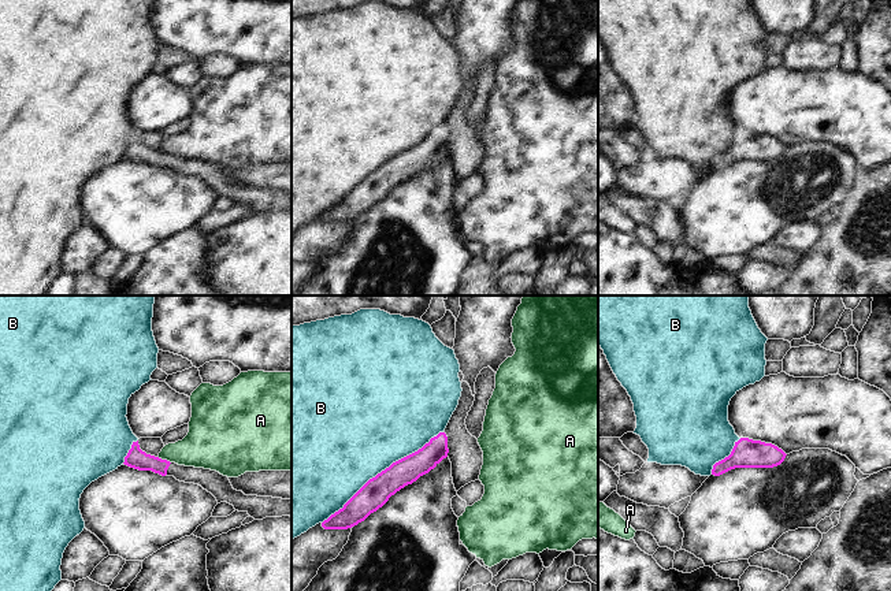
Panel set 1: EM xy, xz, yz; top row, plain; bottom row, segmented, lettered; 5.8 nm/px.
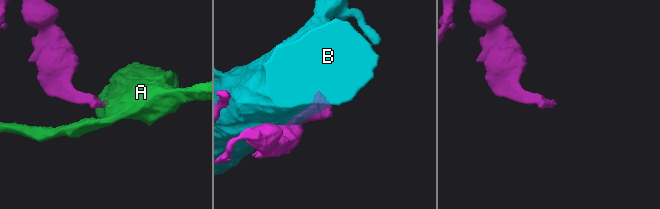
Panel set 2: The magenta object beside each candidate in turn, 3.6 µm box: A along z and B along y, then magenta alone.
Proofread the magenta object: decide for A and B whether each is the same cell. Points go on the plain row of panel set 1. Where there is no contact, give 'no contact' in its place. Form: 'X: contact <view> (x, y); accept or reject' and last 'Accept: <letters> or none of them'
A: contact xy (164, 153); reject
B: contact xz (382, 164); reject
Accept: none of them

